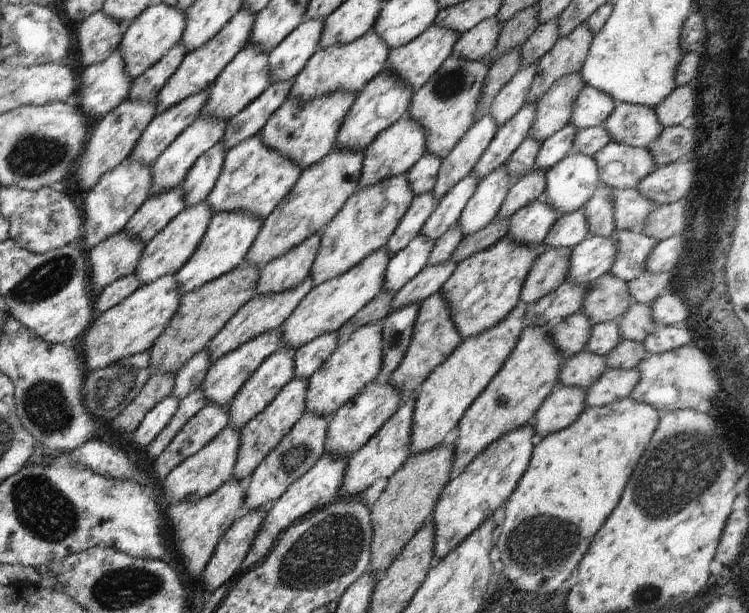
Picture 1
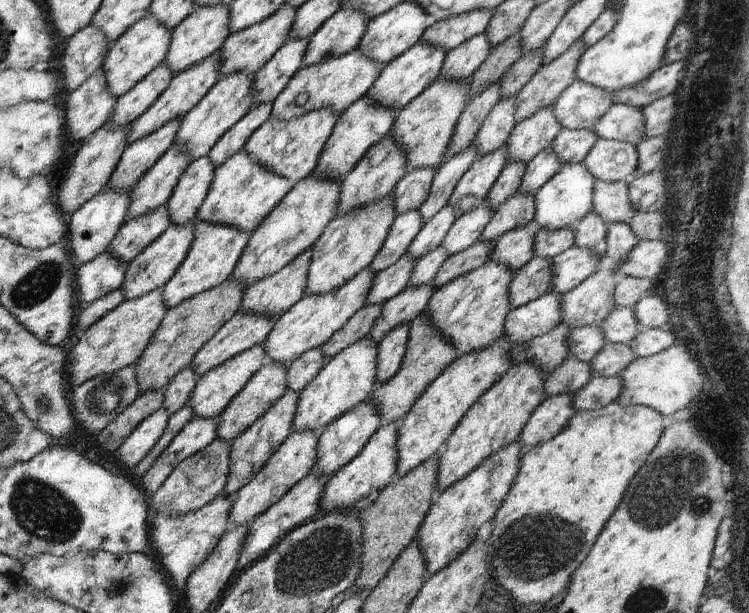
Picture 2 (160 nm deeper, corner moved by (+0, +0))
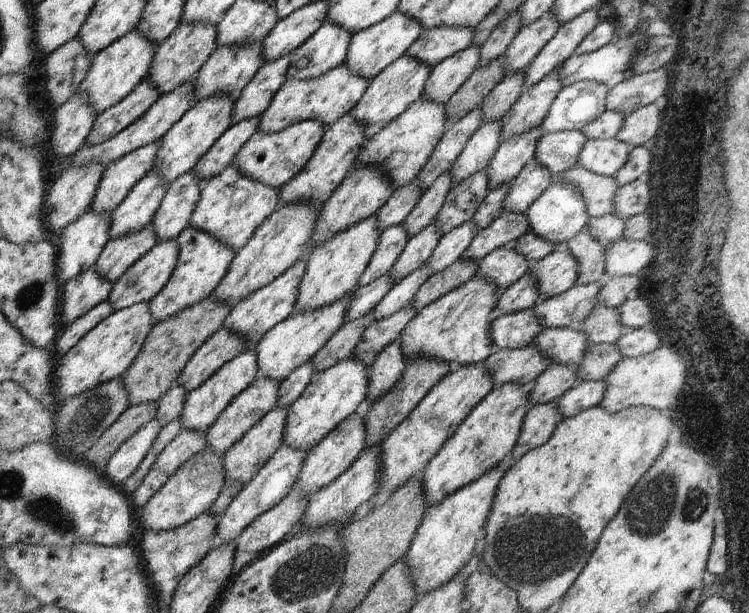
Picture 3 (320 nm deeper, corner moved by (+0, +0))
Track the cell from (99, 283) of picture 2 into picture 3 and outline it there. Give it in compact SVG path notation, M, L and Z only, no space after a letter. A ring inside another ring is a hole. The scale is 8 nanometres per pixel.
M88 269L62 284L60 292L60 312L62 324L68 325L84 316L92 307L107 300L113 284Z

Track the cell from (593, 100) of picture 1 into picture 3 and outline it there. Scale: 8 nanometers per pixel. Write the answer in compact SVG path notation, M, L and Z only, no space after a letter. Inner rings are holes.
M580 81L568 86L563 86L550 105L548 114L539 126L543 134L556 131L575 131L598 118L607 108L606 97L610 86L596 81Z

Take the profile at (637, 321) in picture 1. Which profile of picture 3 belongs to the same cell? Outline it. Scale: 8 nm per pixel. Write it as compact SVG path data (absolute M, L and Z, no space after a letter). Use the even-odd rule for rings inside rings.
M597 304L583 320L582 332L586 334L589 343L595 345L598 343L615 344L622 334L628 331L619 318L617 309Z

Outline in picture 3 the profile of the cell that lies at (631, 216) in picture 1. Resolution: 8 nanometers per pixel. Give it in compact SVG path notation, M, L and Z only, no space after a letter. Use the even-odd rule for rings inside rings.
M578 164L559 172L554 182L569 183L583 196L589 217L601 217L614 213L613 198L619 186L612 177L597 175Z

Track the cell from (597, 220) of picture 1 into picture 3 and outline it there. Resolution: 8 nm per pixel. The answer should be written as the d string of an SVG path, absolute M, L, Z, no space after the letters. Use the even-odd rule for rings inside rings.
M587 226L567 243L578 263L575 285L587 285L602 280L606 275L605 246L589 234Z

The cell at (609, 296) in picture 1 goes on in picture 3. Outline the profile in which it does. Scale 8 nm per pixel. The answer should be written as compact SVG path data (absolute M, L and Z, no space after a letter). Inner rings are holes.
M608 275L602 280L587 284L574 285L566 292L546 299L533 308L533 315L544 329L564 329L571 322L582 322L597 305L597 292L607 282Z

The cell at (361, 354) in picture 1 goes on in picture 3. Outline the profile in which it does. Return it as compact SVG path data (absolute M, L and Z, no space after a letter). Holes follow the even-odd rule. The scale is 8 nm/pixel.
M354 355L337 362L324 372L315 373L315 379L308 384L298 400L287 408L282 445L307 453L348 417L353 416L358 404L367 398L367 373L368 368Z

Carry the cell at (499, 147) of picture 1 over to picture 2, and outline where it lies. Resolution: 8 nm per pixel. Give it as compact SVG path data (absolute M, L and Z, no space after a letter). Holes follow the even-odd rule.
M500 147L485 157L478 157L460 178L447 204L460 214L478 208L495 185L502 169L508 163L507 148Z

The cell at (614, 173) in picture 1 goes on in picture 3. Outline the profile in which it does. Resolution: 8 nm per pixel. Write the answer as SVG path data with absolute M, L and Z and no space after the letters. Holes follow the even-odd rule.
M614 137L588 139L578 154L577 164L597 175L612 177L621 166L624 166L632 149L631 144L616 140Z

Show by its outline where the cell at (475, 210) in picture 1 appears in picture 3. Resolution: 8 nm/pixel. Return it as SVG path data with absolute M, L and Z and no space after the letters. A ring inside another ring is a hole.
M470 220L462 226L443 234L432 256L426 262L430 274L435 275L442 272L458 261L462 253L470 246L476 232L477 228Z

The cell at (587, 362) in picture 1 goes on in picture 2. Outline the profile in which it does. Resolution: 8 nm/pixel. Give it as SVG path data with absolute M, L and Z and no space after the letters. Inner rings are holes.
M568 356L558 368L546 375L544 381L545 394L548 397L561 394L572 395L580 390L592 376L594 375L589 363Z

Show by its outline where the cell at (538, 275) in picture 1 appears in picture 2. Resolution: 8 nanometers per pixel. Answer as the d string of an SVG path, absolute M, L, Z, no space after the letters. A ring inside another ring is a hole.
M542 257L532 260L513 272L508 298L511 308L518 308L551 291L551 261Z

